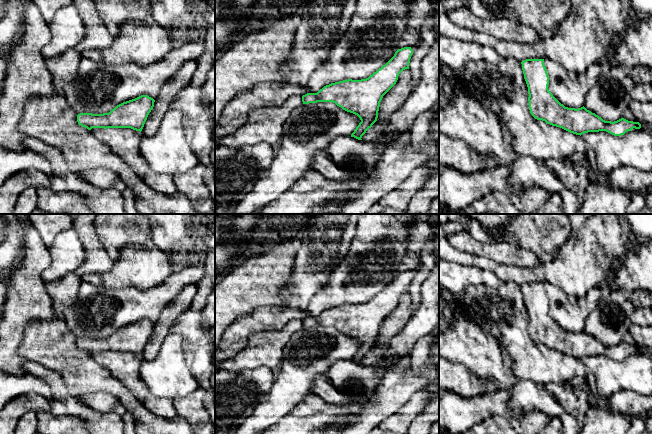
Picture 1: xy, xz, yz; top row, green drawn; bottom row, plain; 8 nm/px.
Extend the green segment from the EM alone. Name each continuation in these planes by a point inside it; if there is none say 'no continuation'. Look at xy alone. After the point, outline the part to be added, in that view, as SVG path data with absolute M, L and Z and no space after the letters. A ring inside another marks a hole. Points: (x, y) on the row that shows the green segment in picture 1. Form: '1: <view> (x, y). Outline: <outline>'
no continuation

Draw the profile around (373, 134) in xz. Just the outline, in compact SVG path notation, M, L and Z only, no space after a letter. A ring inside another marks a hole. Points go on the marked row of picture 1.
M409 69L403 70L396 84L383 96L378 111L377 121L362 136L364 142L377 142L382 138L382 132L388 124L387 119L407 101L411 95L412 75Z

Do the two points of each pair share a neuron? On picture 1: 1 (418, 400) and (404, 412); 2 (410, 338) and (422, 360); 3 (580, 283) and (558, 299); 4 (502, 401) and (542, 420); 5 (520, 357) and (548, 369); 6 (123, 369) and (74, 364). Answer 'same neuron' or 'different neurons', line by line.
1: same neuron
2: different neurons
3: different neurons
4: same neuron
5: same neuron
6: different neurons

